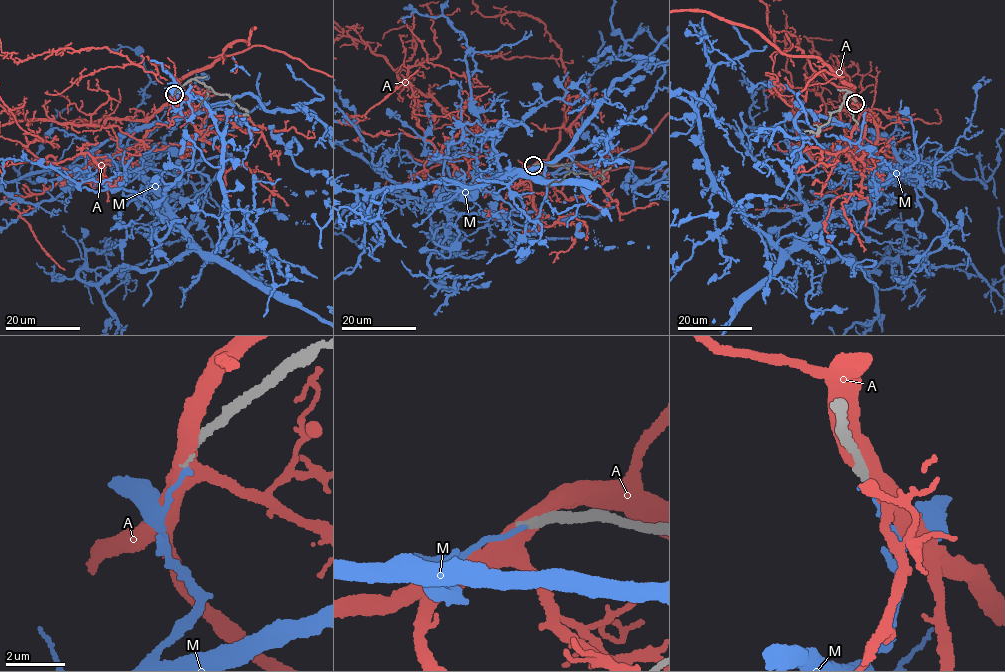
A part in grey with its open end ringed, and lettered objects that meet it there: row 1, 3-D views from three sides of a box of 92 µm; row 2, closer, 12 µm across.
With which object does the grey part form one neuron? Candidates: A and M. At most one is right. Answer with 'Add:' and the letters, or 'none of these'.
Add: none of these

